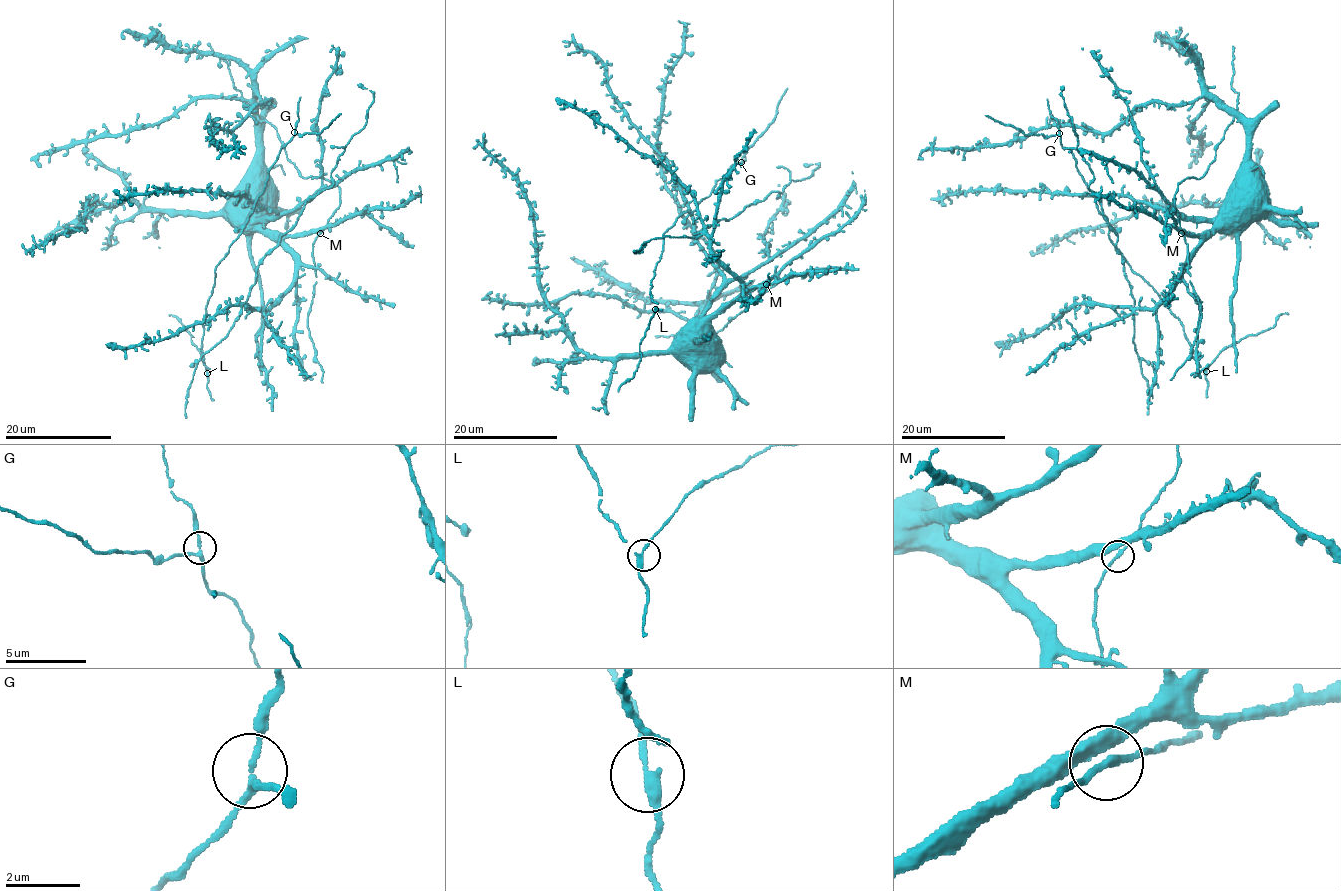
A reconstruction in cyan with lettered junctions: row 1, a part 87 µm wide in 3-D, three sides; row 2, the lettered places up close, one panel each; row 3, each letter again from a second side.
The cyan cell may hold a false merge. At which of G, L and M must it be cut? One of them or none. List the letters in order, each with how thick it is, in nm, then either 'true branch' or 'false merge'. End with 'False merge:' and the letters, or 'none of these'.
G: calibre 160 nm; true branch
L: calibre 220 nm; true branch
M: calibre 150 nm; true branch
False merge: none of these

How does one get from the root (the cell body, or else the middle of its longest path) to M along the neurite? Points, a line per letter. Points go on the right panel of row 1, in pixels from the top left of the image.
M: (1256, 199), (1261, 207), (1239, 225), (1217, 225), (1201, 234), (1181, 233)

